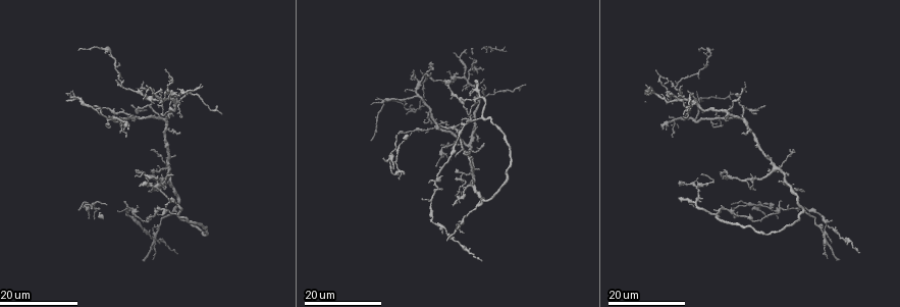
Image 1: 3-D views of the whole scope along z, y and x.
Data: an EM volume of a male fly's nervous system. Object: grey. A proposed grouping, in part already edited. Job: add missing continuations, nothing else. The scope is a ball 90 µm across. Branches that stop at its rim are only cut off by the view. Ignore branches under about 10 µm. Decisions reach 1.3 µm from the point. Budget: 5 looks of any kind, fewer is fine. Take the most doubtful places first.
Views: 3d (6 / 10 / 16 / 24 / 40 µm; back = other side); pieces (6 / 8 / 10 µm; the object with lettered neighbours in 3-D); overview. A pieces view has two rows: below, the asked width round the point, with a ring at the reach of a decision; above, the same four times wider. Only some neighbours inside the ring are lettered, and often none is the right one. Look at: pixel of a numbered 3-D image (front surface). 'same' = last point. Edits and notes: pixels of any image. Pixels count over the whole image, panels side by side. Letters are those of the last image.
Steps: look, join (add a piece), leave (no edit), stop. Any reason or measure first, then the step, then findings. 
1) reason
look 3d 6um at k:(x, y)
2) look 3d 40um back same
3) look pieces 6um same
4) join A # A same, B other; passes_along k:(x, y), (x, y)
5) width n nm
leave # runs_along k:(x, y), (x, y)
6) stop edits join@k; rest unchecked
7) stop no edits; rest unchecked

free end
look 3d 24um at 1:(178, 134)

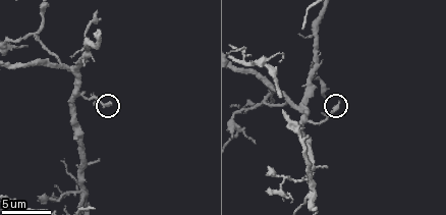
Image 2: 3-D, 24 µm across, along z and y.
see the neighbours
look pieces 6um at 2:(340, 104)

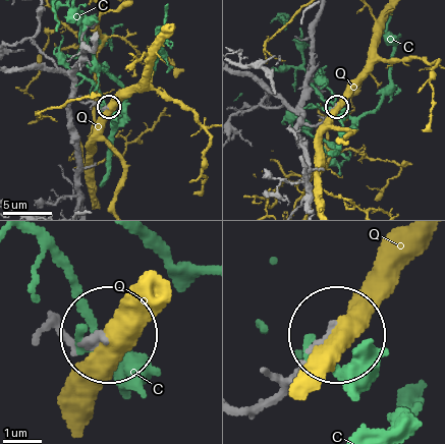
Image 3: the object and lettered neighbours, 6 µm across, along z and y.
width 220 nm
leave # C other, Q other; runs_along 3:(244, 406), (273, 396), (328, 341); no lettered piece goes on from it

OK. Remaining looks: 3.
free end
look 3d 24um at 1:(150, 192)

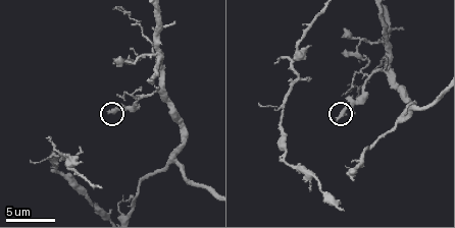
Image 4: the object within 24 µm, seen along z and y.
look pieces 8um at 4:(110, 111)

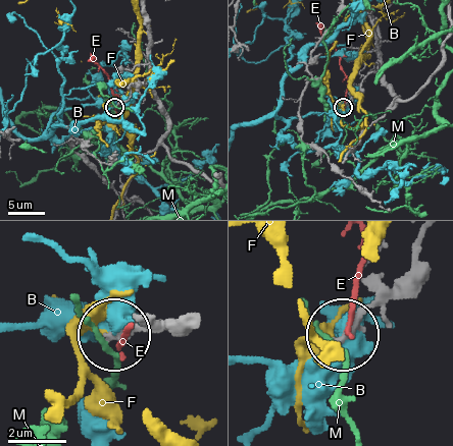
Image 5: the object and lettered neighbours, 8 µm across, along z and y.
width 260 nm
leave # B other, E other, F other, M other; runs_along 5:(422, 238), (410, 267), (347, 330); none of them fits

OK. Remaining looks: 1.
stop no edits; rest unchecked

